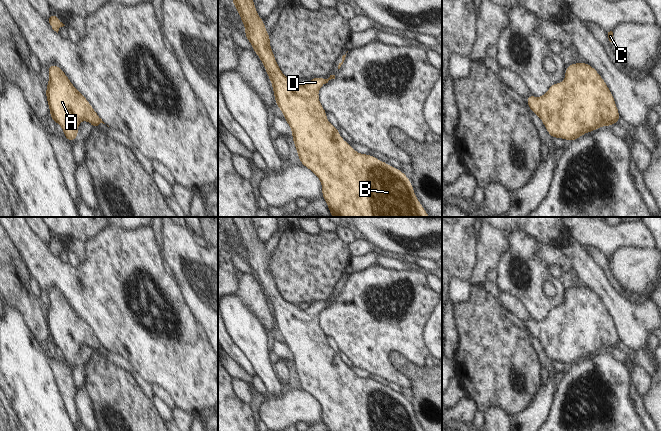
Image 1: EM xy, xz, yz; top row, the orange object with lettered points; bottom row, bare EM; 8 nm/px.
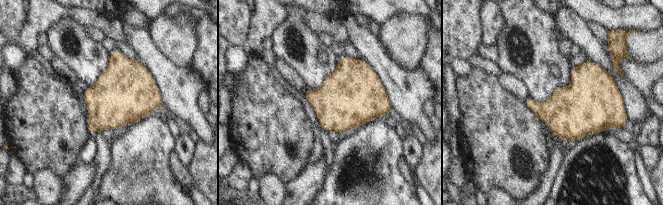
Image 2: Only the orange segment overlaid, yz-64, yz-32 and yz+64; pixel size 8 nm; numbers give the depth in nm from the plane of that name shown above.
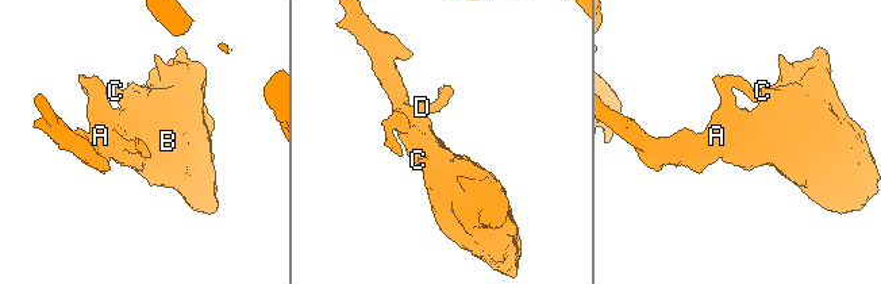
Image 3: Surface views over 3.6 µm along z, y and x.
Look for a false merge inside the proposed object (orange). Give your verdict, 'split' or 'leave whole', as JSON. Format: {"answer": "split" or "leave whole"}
{"answer": "leave whole"}

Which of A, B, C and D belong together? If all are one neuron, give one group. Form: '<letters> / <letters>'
A B C D

